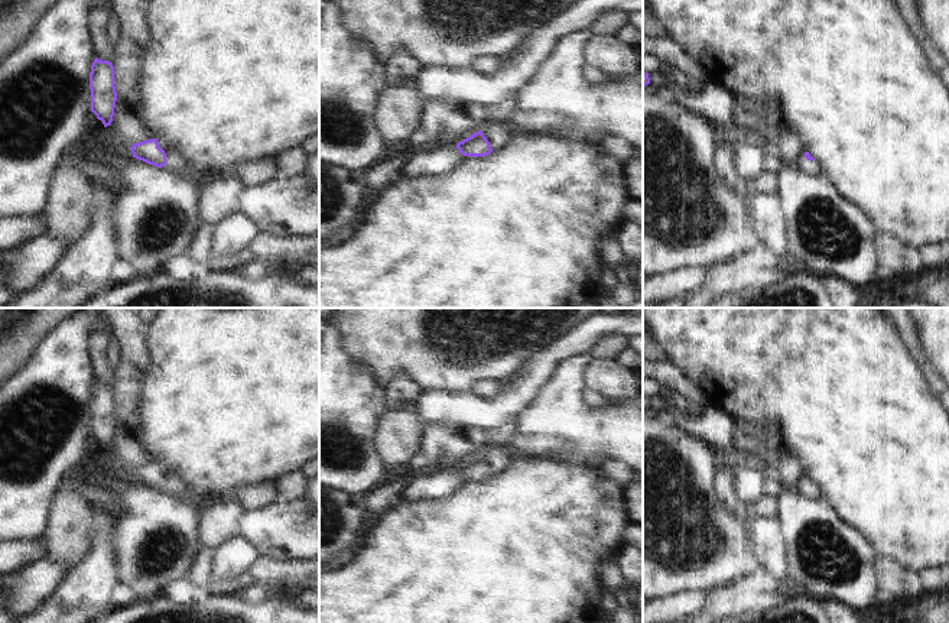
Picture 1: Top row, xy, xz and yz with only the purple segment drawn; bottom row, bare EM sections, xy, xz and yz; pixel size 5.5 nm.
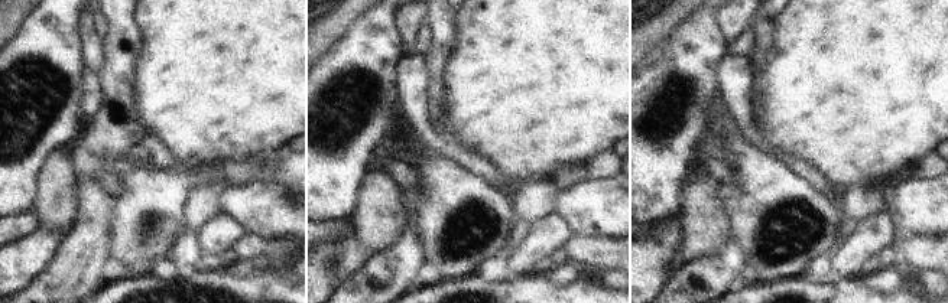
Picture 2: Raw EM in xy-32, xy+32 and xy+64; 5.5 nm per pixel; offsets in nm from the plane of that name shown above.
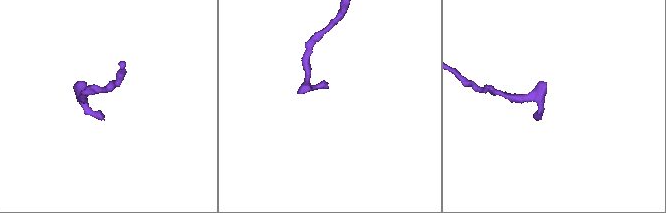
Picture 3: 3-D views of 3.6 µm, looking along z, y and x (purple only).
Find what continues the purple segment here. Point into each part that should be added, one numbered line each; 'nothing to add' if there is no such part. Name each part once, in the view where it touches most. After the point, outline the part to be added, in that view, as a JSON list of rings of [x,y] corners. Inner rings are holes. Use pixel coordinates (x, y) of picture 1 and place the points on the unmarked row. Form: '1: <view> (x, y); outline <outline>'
1: xy (175, 486); outline [[[157,463],[157,467],[166,477],[166,489],[162,493],[176,500],[185,499],[188,494],[186,483],[162,463]]]

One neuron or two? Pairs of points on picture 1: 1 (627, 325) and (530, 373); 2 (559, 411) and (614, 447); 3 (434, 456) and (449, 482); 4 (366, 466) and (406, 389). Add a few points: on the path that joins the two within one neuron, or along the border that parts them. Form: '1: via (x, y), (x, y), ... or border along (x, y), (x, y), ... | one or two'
1: via (603, 325), (594, 327), (579, 340), (555, 353) | one
2: via (572, 424), (588, 432), (601, 434) | one
3: border along (455, 466), (413, 474) | two
4: border along (384, 388), (387, 409) | two

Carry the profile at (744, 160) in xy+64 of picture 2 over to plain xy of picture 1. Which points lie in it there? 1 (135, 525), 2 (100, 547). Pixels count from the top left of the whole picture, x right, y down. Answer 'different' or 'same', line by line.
1: same
2: different

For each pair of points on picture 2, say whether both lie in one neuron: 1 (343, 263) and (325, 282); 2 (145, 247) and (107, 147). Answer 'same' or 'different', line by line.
1: different
2: different

